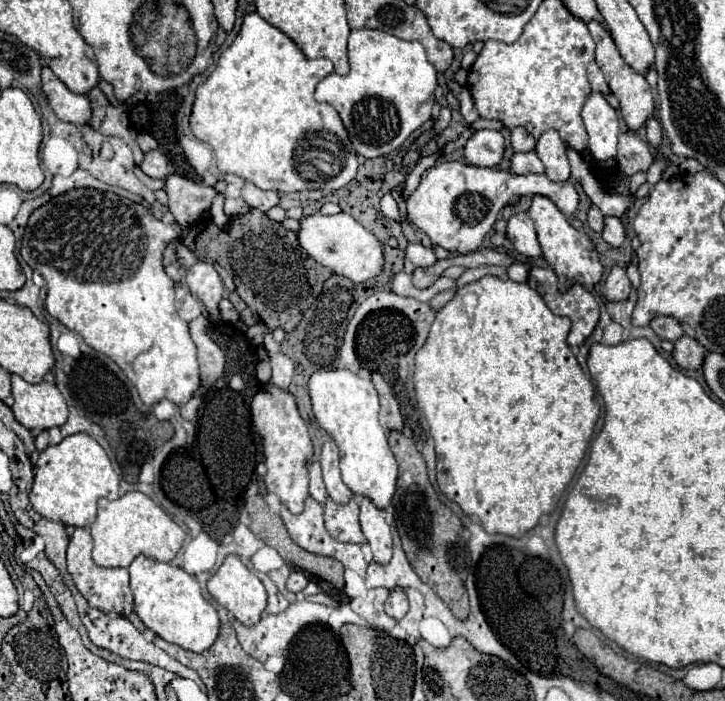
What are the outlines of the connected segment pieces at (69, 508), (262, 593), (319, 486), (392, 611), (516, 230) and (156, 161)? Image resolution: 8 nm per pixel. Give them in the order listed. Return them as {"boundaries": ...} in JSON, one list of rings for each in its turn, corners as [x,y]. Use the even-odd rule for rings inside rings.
{"boundaries":[[[[75,433],[41,451],[29,497],[39,515],[63,525],[89,527],[97,517],[97,501],[101,497],[119,497],[119,477],[113,471],[105,449],[91,435]]],[[[237,555],[225,557],[223,565],[209,577],[207,589],[209,589],[211,597],[219,605],[223,605],[227,611],[231,611],[235,615],[235,619],[241,621],[243,625],[255,625],[267,605],[267,591],[265,591],[263,583],[243,565],[243,561]]],[[[317,461],[309,469],[309,493],[319,503],[325,503],[327,491],[325,491],[325,483],[323,483],[323,477],[321,477],[321,465]]],[[[395,589],[395,591],[391,591],[391,595],[389,595],[389,599],[385,601],[385,613],[389,615],[389,617],[393,617],[393,619],[401,619],[401,617],[405,617],[405,613],[407,613],[407,609],[409,609],[409,601],[407,601],[407,595],[405,595],[405,591],[403,589]]],[[[517,213],[507,221],[507,237],[513,243],[515,251],[519,251],[525,257],[539,257],[541,245],[535,235],[533,221],[527,213]]],[[[149,151],[149,153],[145,153],[141,169],[143,169],[145,175],[149,175],[153,179],[165,179],[169,175],[167,159],[165,159],[165,155],[161,151]]]]}

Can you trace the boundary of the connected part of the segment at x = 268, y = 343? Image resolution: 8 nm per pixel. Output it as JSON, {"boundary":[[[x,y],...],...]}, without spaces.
{"boundary":[[[265,333],[263,345],[265,345],[267,353],[269,353],[269,363],[271,363],[271,369],[273,369],[273,379],[271,381],[275,385],[287,389],[287,385],[293,379],[293,371],[295,371],[293,361],[279,351],[279,345],[273,341],[273,335],[271,333]]]}

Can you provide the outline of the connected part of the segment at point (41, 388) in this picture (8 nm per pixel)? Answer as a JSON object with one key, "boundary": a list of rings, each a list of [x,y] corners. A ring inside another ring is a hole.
{"boundary":[[[13,375],[13,415],[31,431],[61,427],[67,421],[67,403],[53,383],[27,383]]]}

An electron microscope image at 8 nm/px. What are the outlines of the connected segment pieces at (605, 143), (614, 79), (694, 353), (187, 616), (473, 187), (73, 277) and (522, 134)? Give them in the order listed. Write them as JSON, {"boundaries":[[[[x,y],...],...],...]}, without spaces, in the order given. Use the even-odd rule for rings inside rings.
{"boundaries":[[[[591,93],[583,107],[583,123],[589,133],[589,151],[597,161],[607,161],[617,155],[619,117],[601,93]]],[[[591,21],[587,27],[589,27],[591,37],[595,39],[595,45],[597,45],[595,61],[597,61],[597,65],[601,67],[601,71],[603,71],[603,75],[605,75],[605,81],[607,81],[607,85],[609,85],[609,89],[611,89],[611,93],[619,99],[619,111],[621,111],[621,117],[623,117],[627,129],[629,129],[629,131],[641,129],[641,127],[645,125],[645,121],[647,121],[647,119],[653,115],[653,111],[655,111],[653,91],[651,91],[647,79],[645,79],[645,75],[633,71],[633,69],[623,61],[623,57],[621,57],[621,53],[617,51],[617,47],[615,47],[609,31],[607,31],[601,23]]],[[[683,335],[679,341],[675,341],[675,351],[673,357],[677,361],[679,367],[683,369],[699,369],[703,365],[705,359],[705,347],[701,347],[701,343],[697,343],[695,339]]],[[[139,555],[131,563],[129,573],[135,613],[145,623],[145,627],[153,629],[165,641],[195,653],[201,653],[213,645],[219,635],[219,617],[215,607],[203,599],[201,587],[193,575],[183,571],[181,567],[153,561],[145,555]]],[[[441,161],[425,171],[419,187],[407,199],[407,219],[435,245],[447,251],[471,253],[477,251],[483,237],[493,227],[499,211],[515,203],[521,195],[545,195],[563,215],[573,215],[579,207],[579,193],[571,181],[555,183],[545,175],[515,175],[509,171],[497,171],[489,167],[475,167],[469,163]]],[[[73,189],[73,191],[65,191],[53,199],[49,199],[49,203],[45,203],[43,207],[39,207],[37,211],[31,213],[29,223],[25,227],[25,235],[23,235],[23,243],[21,243],[21,257],[23,261],[41,273],[41,277],[47,281],[47,297],[45,297],[45,309],[49,311],[51,317],[55,317],[57,321],[61,321],[67,329],[79,333],[83,337],[83,341],[93,347],[95,351],[107,355],[109,359],[113,359],[123,371],[125,375],[133,381],[133,385],[137,387],[141,399],[145,405],[153,405],[161,399],[169,399],[177,405],[185,405],[193,393],[199,389],[199,363],[197,363],[197,355],[195,355],[195,343],[189,335],[189,327],[187,321],[183,321],[177,313],[175,307],[175,283],[167,277],[165,269],[163,269],[163,251],[167,247],[167,243],[171,243],[173,239],[177,239],[181,235],[181,227],[175,225],[163,225],[159,219],[155,219],[151,215],[151,211],[135,201],[123,199],[115,193],[103,193],[97,189]]],[[[517,127],[517,129],[511,131],[511,145],[513,145],[515,151],[527,153],[527,151],[533,151],[535,149],[537,139],[529,131],[525,131],[523,127]]]]}

